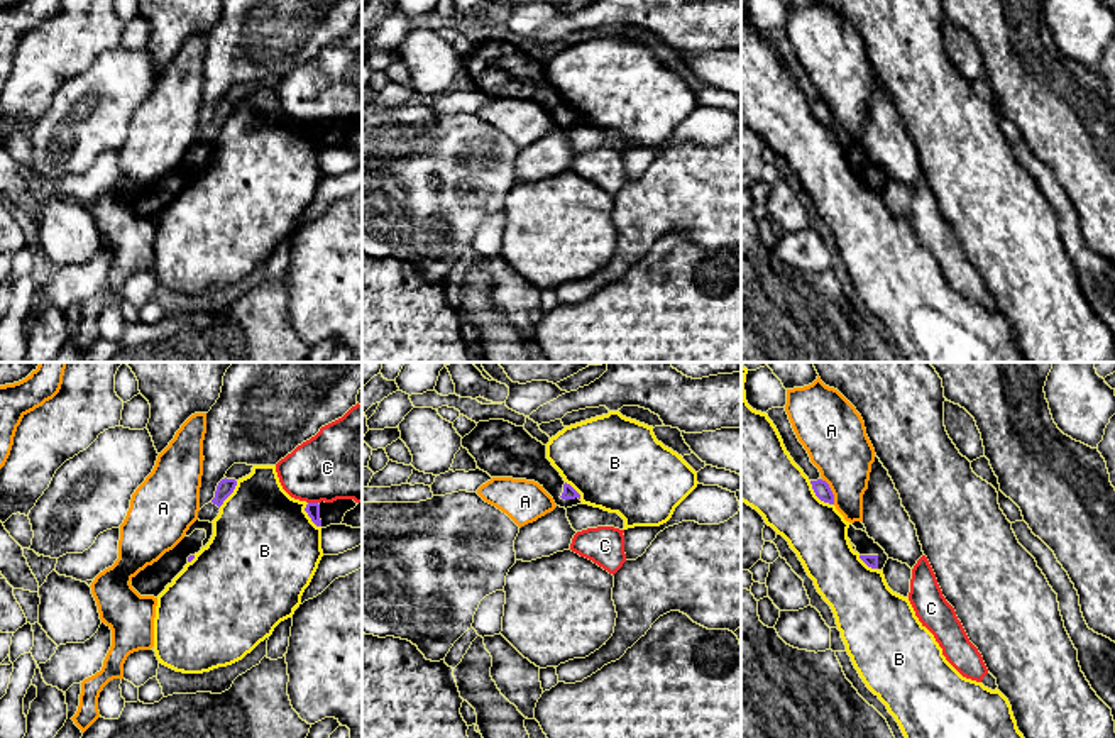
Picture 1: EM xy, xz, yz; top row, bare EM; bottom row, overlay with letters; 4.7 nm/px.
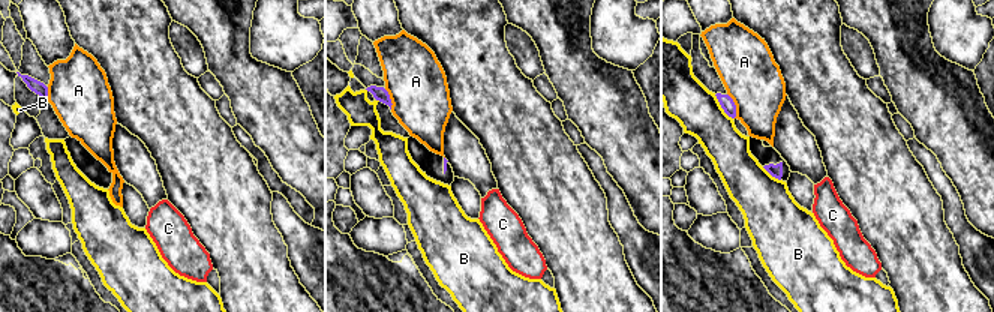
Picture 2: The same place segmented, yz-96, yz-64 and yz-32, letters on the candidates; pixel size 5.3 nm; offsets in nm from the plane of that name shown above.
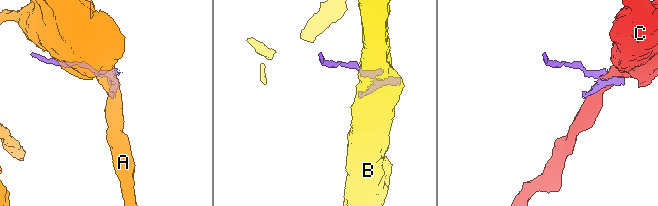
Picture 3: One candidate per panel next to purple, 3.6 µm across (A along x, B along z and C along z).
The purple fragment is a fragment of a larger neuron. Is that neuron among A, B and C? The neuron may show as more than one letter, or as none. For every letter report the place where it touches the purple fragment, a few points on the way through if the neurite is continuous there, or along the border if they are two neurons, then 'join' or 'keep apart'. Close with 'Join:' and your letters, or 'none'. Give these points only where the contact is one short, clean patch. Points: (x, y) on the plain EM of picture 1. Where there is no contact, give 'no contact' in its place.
A: yz (831, 112) | keep apart
B: yz (818, 117) | keep apart
C: xy (313, 124) | along xy (308, 122), (317, 124) | keep apart
Join: none

